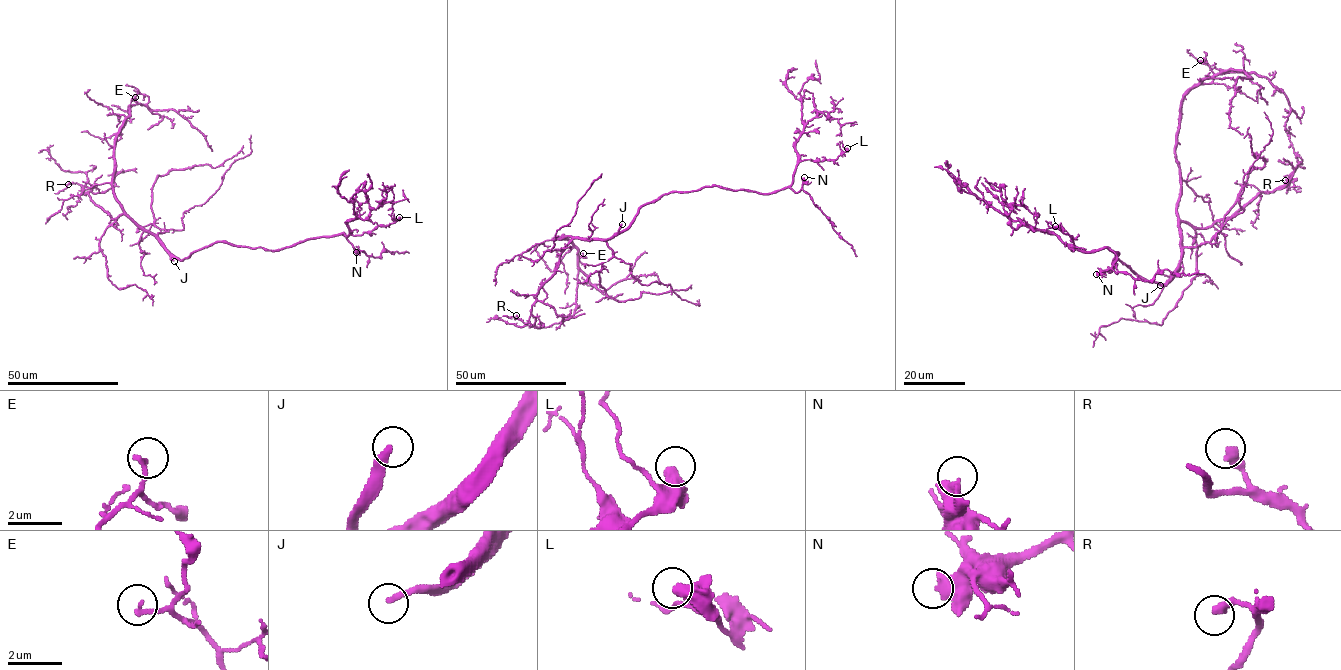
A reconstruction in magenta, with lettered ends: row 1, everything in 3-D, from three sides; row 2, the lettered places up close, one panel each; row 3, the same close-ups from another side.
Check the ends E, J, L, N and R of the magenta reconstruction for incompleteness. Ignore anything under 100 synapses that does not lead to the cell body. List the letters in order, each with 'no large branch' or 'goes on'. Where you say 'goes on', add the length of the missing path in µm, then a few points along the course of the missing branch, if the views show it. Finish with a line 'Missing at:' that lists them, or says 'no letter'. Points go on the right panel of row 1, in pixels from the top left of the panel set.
E: no large branch
J: goes on; about 120 µm are missing; missing branch runs (1160, 285), (1142, 280), (1123, 252), (1125, 221), (1141, 205), (1270, 130), (1292, 127), (1326, 137)
L: no large branch
N: goes on; about 30 µm are missing; missing branch runs (1096, 274), (1090, 271), (1069, 282), (1064, 278), (1071, 265)
R: no large branch
Missing at: J, N

